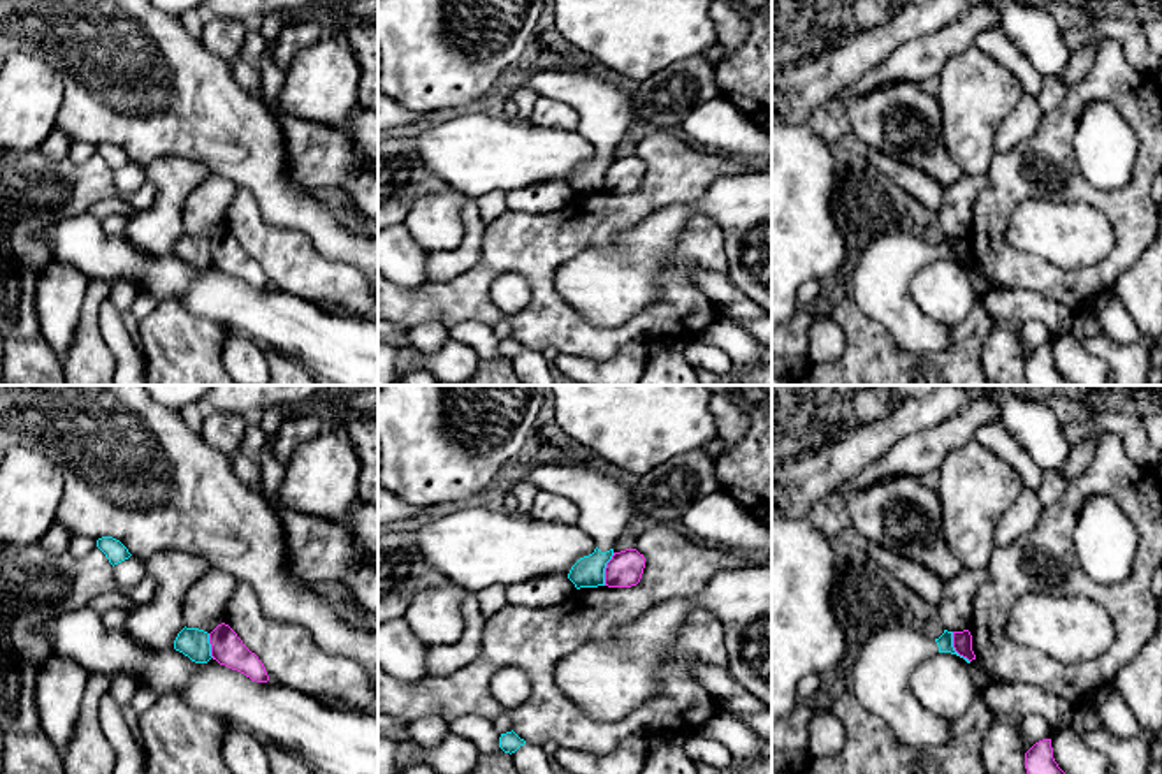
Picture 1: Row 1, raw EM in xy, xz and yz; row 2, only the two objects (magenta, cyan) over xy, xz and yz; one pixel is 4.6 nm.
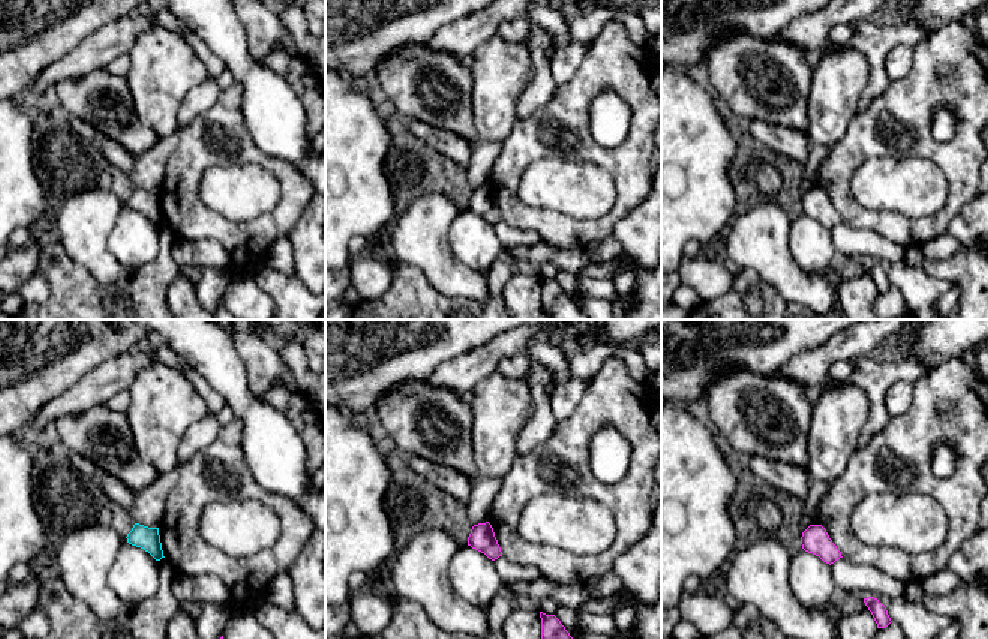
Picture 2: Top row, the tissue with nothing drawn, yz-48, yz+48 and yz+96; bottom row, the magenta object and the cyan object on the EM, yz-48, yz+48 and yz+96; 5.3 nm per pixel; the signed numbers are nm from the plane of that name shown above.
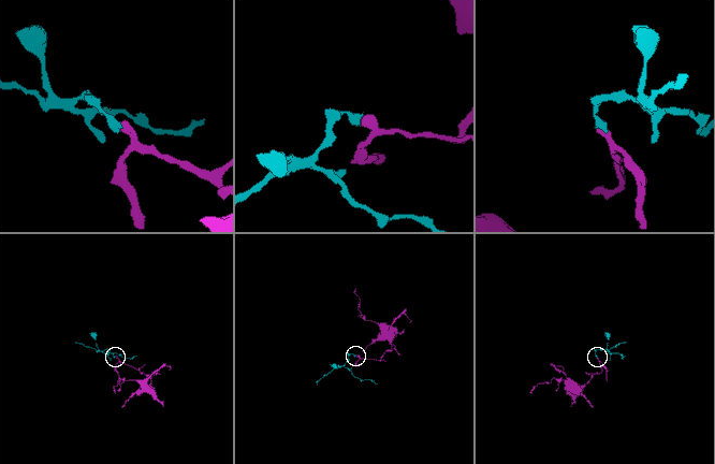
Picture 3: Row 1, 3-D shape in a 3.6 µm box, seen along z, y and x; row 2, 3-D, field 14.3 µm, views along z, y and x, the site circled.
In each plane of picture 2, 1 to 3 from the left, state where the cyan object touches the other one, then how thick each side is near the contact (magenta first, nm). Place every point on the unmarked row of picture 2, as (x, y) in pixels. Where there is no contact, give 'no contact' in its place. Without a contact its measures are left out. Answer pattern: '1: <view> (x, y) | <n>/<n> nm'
1: no contact
2: no contact
3: no contact

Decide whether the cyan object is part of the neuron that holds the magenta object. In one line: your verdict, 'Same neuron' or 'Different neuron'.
Different neuron

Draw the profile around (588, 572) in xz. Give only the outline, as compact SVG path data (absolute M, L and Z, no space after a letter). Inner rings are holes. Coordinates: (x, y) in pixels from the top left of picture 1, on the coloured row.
M585 461L570 466L543 464L529 470L524 480L577 505L578 526L594 540L596 549L571 566L568 579L577 589L605 586L614 544L636 515L633 487L601 475Z

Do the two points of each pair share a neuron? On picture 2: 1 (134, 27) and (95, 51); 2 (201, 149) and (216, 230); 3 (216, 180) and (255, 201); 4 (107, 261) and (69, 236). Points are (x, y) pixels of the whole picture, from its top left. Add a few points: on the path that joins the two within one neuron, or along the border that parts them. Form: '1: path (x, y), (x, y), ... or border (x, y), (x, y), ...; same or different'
1: path (125, 30), (104, 45); same
2: path (189, 168), (189, 203), (197, 210); same
3: path (225, 189), (246, 192); same
4: path (98, 257), (78, 237); same

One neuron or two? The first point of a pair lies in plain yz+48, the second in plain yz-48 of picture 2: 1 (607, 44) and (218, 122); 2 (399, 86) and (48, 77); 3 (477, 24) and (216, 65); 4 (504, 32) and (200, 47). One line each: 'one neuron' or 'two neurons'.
1: one neuron
2: two neurons
3: two neurons
4: one neuron

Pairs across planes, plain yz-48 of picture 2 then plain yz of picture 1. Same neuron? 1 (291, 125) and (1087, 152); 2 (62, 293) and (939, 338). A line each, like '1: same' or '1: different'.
1: same
2: different

